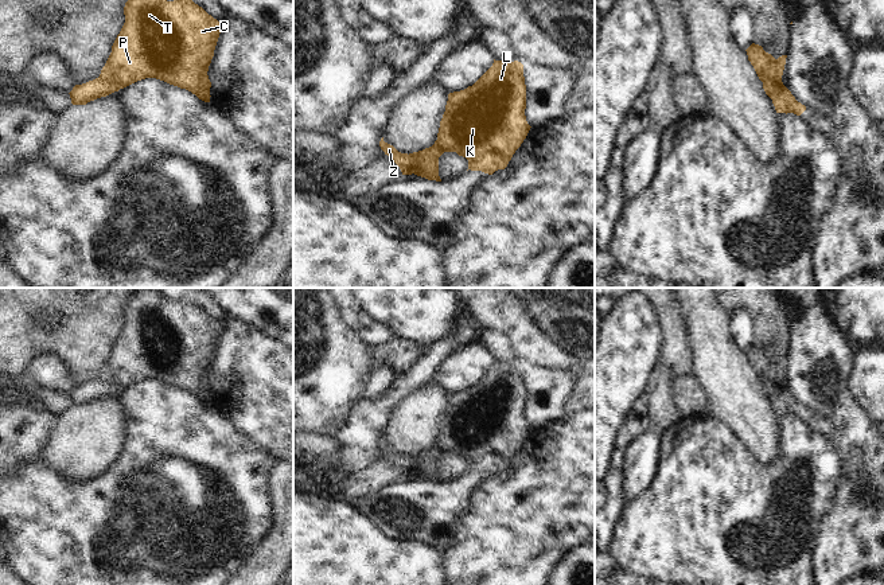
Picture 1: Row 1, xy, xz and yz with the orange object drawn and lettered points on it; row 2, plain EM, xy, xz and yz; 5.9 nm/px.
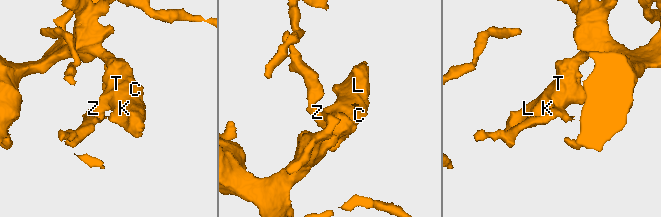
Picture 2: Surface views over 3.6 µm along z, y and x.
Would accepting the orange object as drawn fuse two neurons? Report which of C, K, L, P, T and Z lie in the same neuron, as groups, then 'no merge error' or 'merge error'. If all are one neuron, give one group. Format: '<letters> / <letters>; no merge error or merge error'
C K L P T / Z; merge error

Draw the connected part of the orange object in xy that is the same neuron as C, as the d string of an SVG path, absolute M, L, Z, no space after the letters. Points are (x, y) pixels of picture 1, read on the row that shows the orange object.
M128 0L124 15L125 23L100 78L116 83L120 89L145 78L156 78L210 102L211 82L207 71L223 23L192 0Z

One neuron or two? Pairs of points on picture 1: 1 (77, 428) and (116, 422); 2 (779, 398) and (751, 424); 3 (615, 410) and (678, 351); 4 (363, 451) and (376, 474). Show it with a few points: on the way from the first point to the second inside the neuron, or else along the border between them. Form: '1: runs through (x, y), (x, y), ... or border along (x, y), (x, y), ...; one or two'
1: runs through (86, 428), (98, 428), (106, 422); one
2: border along (762, 385), (777, 414); two
3: border along (661, 348), (654, 371), (642, 397); two
4: border along (380, 449), (373, 461), (345, 478); two

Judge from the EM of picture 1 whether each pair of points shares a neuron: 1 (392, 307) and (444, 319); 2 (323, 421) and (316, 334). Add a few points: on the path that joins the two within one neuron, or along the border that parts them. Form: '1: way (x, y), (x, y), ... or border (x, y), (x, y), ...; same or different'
1: way (405, 307), (421, 307), (431, 315); same
2: way (319, 400), (319, 355); same

